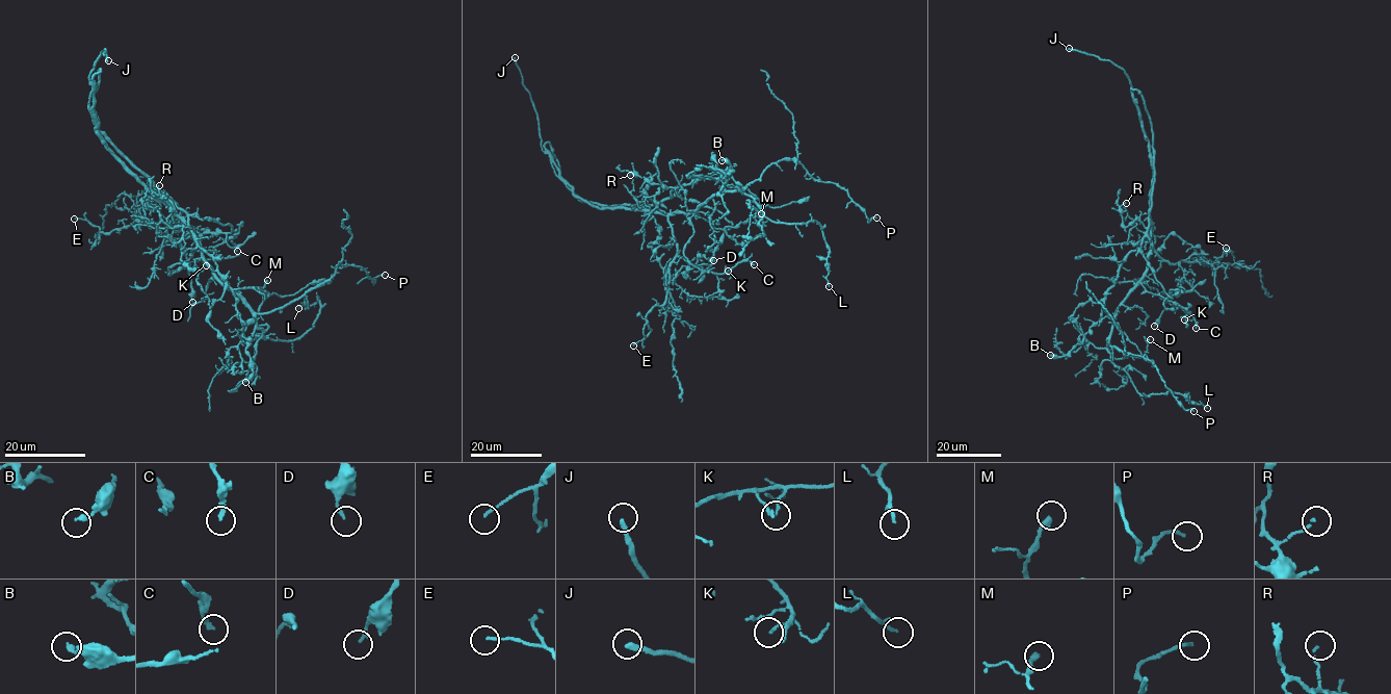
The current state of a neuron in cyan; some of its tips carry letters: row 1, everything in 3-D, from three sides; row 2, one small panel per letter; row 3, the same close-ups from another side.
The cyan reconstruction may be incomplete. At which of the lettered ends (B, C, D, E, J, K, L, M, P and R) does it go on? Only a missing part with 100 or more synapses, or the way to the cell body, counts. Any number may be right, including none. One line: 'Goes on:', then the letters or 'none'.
Goes on: J

